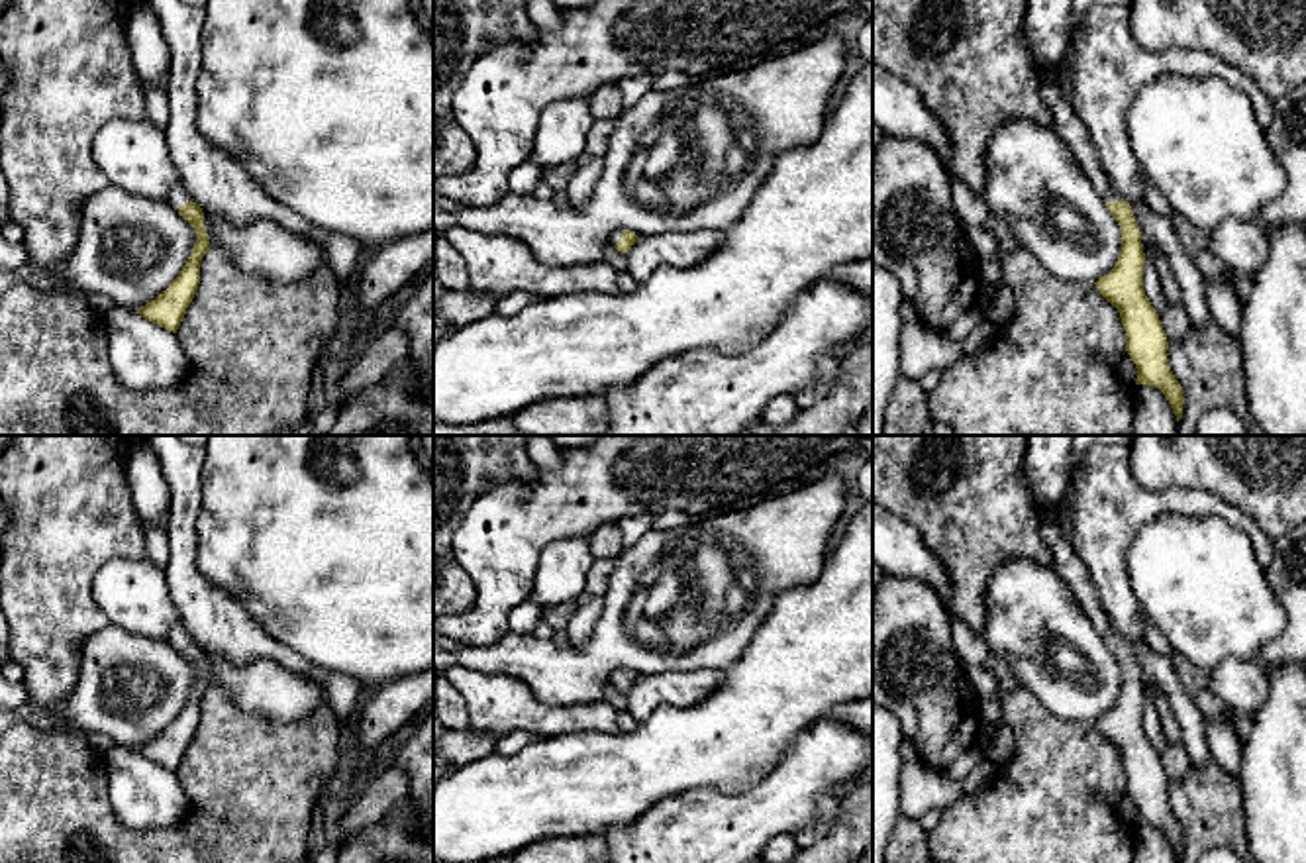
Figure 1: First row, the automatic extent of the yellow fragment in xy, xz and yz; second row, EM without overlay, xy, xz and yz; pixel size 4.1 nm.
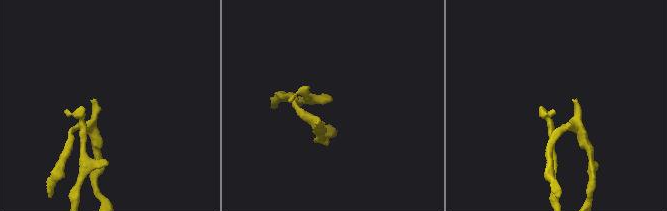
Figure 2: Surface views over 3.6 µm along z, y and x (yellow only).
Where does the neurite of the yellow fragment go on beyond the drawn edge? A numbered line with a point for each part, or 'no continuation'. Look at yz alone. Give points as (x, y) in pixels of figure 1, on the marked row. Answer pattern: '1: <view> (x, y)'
1: yz (1048, 22)

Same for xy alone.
1: xy (177, 197)

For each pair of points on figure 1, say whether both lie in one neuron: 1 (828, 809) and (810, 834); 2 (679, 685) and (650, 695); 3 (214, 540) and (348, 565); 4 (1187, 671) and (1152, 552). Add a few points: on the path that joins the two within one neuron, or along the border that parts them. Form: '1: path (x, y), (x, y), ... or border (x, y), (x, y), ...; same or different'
1: path (826, 814), (816, 828); same
2: path (671, 689), (657, 691); same
3: path (248, 540), (314, 540); same
4: border (1173, 650), (1208, 673); different

